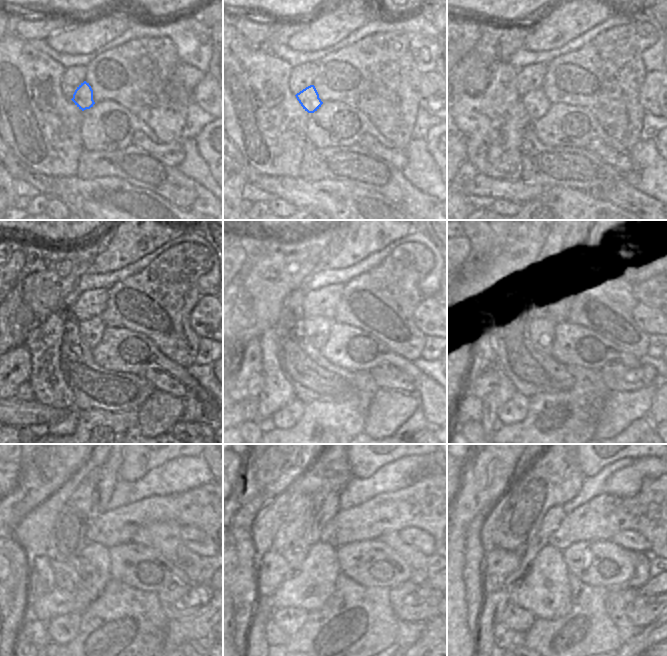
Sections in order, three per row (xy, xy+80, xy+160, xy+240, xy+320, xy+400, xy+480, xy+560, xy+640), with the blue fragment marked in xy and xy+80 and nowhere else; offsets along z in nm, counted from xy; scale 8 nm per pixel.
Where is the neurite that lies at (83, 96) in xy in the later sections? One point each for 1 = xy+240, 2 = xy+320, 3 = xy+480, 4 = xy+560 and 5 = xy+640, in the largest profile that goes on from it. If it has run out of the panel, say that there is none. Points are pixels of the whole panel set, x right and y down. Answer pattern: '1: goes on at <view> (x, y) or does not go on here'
1: goes on at xy+240 (91, 330)
2: goes on at xy+320 (317, 329)
3: goes on at xy+480 (95, 563)
4: goes on at xy+560 (309, 588)
5: goes on at xy+640 (544, 590)

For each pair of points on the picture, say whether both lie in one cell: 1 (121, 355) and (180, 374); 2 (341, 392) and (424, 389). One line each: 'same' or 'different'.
1: same
2: different

